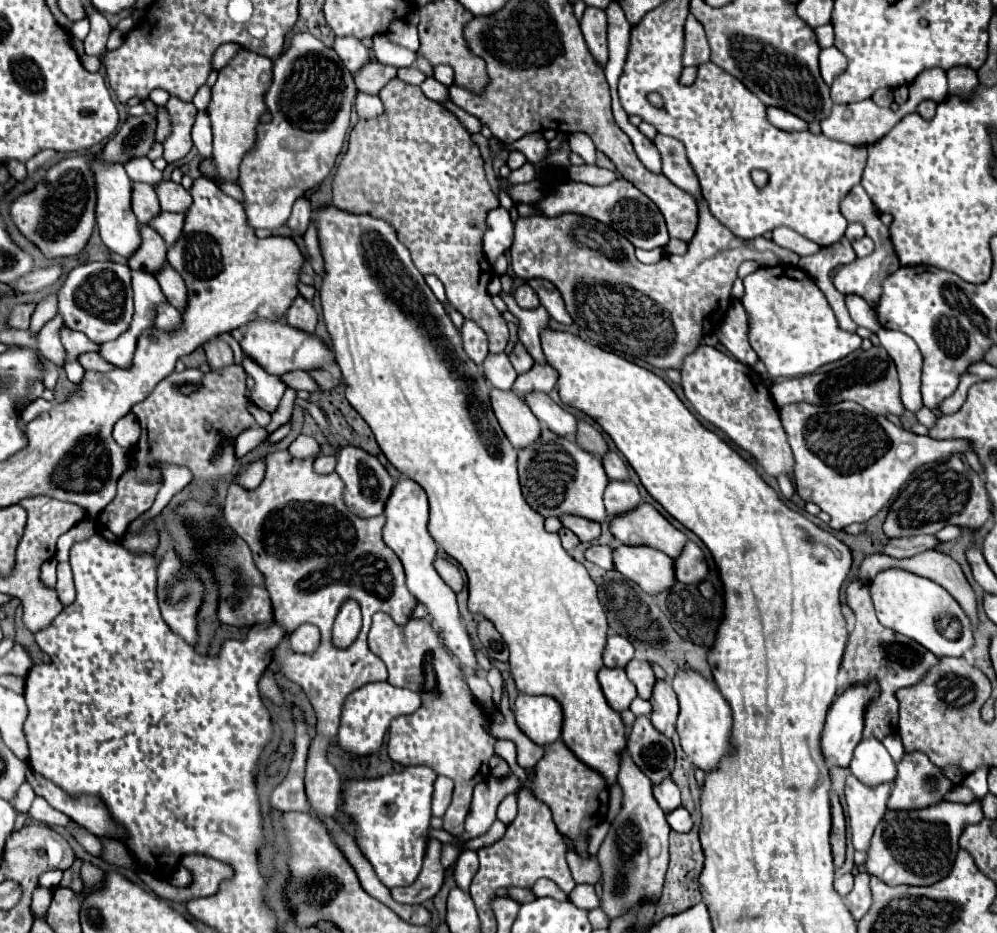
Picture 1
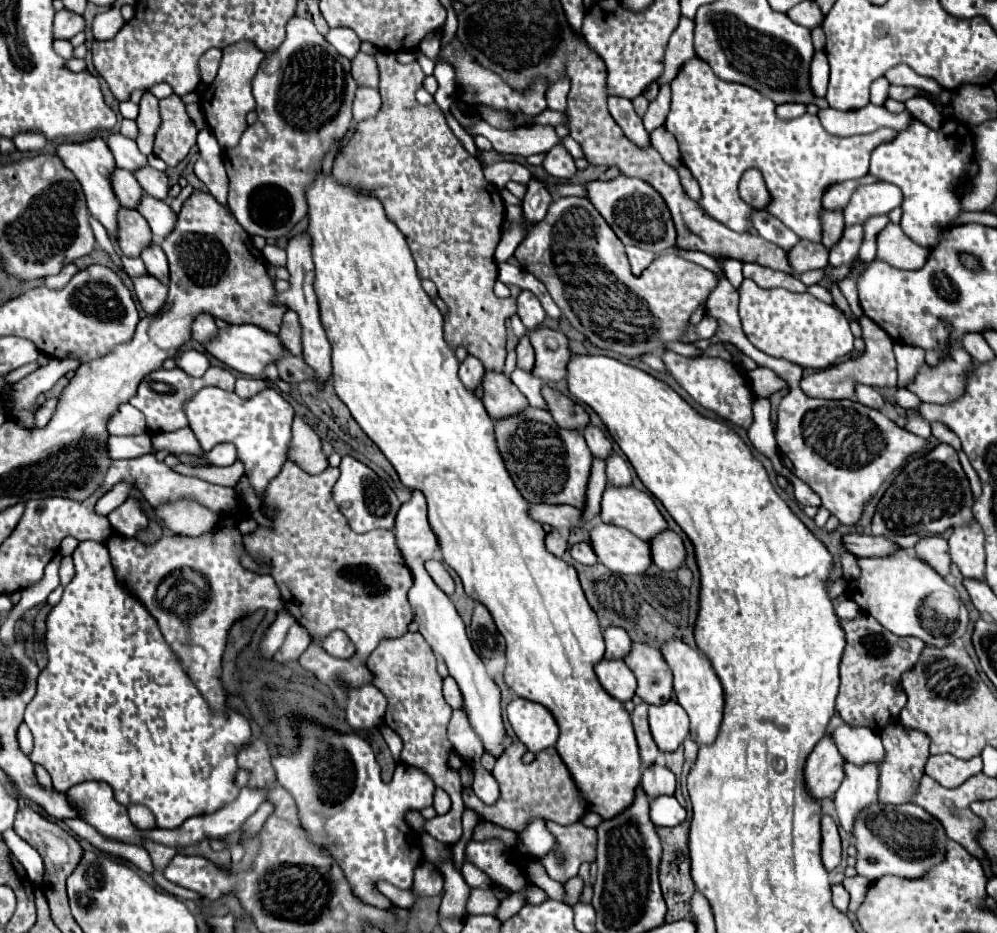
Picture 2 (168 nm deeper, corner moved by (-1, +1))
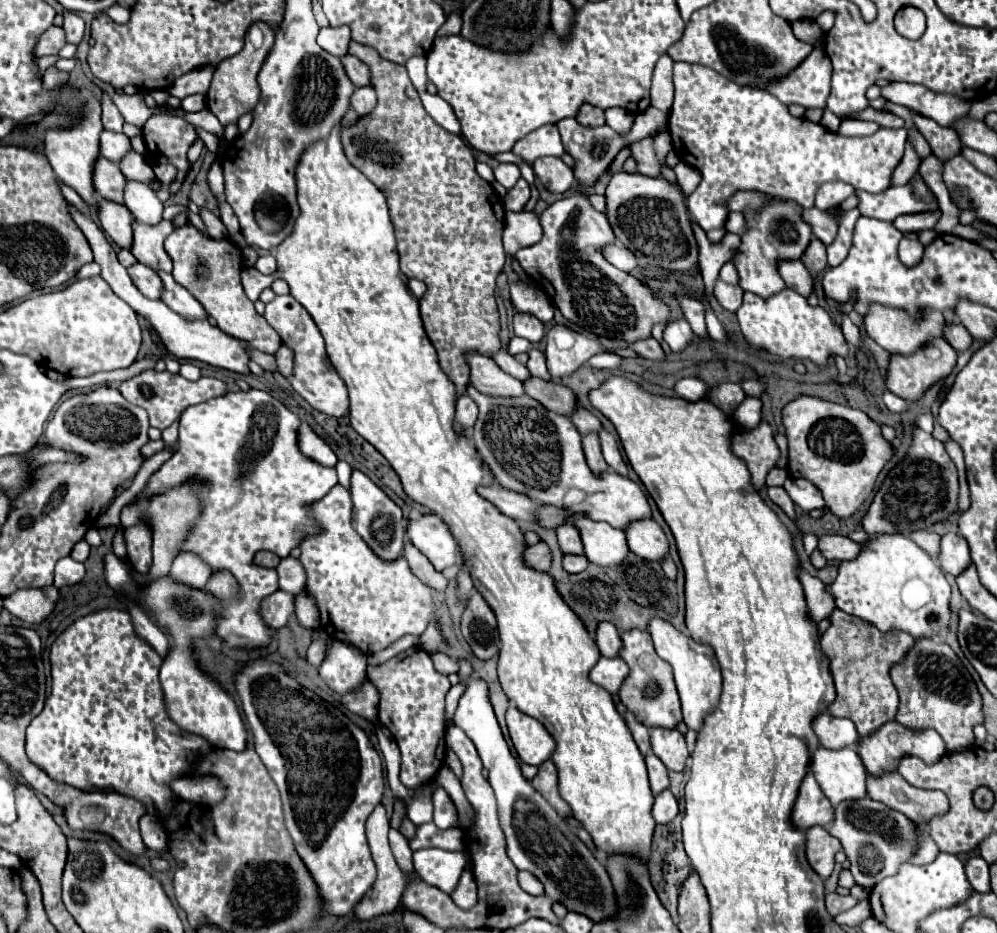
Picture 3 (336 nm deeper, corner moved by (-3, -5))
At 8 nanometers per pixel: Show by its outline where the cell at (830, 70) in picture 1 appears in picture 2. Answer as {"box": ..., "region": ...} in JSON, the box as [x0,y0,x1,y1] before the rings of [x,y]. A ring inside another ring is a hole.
{"box":[809,52,829,98],"region":[[[815,52],[813,60],[811,60],[811,68],[809,68],[809,84],[811,84],[811,92],[819,98],[825,96],[827,92],[827,84],[829,84],[829,62],[825,52]]]}

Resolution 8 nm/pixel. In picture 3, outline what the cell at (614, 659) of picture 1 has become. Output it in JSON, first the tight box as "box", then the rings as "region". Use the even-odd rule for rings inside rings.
{"box":[595,622,621,656],"region":[[[609,622],[599,624],[595,642],[603,656],[619,656],[619,652],[621,652],[621,636],[619,636],[617,628]]]}

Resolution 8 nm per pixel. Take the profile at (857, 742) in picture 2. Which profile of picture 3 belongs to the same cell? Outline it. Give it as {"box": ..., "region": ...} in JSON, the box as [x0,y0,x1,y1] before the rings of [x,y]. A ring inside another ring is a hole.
{"box":[813,712,861,748],"region":[[[829,712],[815,718],[813,730],[817,732],[823,748],[855,748],[861,742],[861,736],[851,720],[835,718]]]}

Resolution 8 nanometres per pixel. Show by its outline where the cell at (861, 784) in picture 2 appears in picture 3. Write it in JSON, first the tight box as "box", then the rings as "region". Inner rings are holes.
{"box":[811,748,867,806],"region":[[[853,748],[815,750],[811,770],[833,806],[867,796],[867,770]]]}

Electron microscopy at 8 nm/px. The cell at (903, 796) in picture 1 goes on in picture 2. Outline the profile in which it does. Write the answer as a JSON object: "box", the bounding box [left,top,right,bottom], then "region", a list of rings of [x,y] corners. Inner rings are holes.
{"box":[879,724,929,804],"region":[[[889,724],[879,734],[885,758],[879,762],[879,802],[883,804],[905,804],[915,794],[915,782],[923,776],[923,766],[929,758],[929,736],[919,730],[903,728],[901,724]]]}

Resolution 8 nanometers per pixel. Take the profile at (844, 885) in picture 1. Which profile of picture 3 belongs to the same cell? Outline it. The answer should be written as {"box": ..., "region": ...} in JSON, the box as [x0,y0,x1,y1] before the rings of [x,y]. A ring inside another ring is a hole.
{"box":[825,894,857,916],"region":[[[827,894],[825,896],[825,904],[827,904],[827,910],[831,916],[837,916],[849,908],[853,908],[857,904],[857,900],[853,896],[839,896],[839,894]]]}

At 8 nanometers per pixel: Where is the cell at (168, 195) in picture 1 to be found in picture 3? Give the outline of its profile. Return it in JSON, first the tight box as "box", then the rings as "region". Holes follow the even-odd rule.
{"box":[119,152,155,186],"region":[[[131,152],[131,154],[127,154],[123,160],[121,160],[121,164],[119,164],[119,168],[121,168],[121,172],[123,172],[123,176],[127,178],[127,180],[137,180],[137,182],[143,182],[143,184],[149,184],[149,186],[153,186],[155,184],[155,174],[153,174],[153,170],[151,170],[151,166],[145,162],[145,158],[141,156],[141,154],[137,154],[137,152]]]}

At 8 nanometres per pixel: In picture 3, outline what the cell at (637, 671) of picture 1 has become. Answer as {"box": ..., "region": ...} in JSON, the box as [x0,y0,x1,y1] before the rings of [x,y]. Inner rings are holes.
{"box":[619,630,681,728],"region":[[[629,630],[621,632],[623,648],[621,648],[621,658],[629,666],[629,676],[623,682],[619,690],[621,702],[637,716],[639,722],[643,722],[647,728],[675,728],[677,722],[681,720],[681,704],[677,696],[677,688],[673,682],[673,672],[671,668],[657,656],[653,642],[649,640],[649,632],[641,630]]]}

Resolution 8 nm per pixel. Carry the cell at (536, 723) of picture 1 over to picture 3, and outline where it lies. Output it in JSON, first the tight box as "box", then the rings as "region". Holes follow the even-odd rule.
{"box":[507,706,555,766],"region":[[[509,706],[507,710],[507,728],[513,740],[513,746],[525,764],[539,766],[547,758],[551,758],[551,752],[555,752],[555,740],[553,736],[543,728],[543,724],[519,712],[517,706]]]}

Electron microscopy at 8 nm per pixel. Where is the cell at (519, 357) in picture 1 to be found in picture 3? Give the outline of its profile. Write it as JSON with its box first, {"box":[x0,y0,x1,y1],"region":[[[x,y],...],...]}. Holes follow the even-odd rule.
{"box":[527,350,551,380],"region":[[[529,350],[529,362],[527,362],[527,368],[531,372],[531,376],[537,376],[537,378],[543,378],[543,380],[551,380],[549,372],[547,372],[547,366],[545,366],[545,354],[541,350]]]}

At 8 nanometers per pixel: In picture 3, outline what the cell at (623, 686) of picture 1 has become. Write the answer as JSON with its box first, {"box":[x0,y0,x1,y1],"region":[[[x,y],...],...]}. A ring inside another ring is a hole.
{"box":[589,656,629,696],"region":[[[601,656],[599,662],[591,668],[589,678],[591,678],[591,682],[603,686],[607,692],[617,696],[617,692],[619,692],[619,688],[621,688],[627,674],[629,674],[629,668],[621,658]]]}

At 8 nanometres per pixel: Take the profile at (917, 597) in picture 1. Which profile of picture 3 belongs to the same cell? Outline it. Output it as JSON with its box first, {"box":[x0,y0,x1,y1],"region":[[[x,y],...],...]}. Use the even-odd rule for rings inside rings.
{"box":[829,534,951,640],"region":[[[903,534],[873,536],[863,544],[855,560],[841,562],[839,576],[829,586],[835,596],[835,606],[851,616],[859,616],[875,624],[881,632],[909,632],[915,640],[933,638],[939,634],[935,621],[950,621],[951,586],[931,556],[917,548],[913,540]]]}

